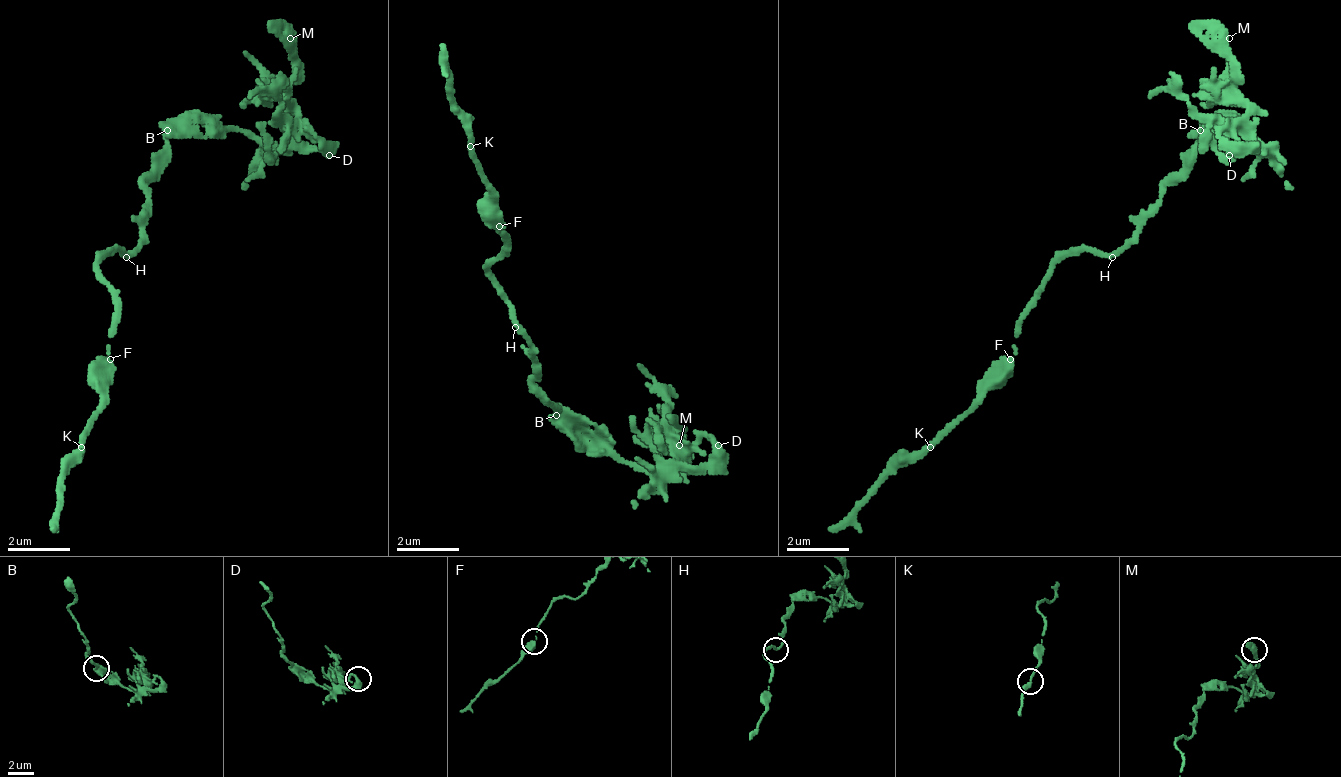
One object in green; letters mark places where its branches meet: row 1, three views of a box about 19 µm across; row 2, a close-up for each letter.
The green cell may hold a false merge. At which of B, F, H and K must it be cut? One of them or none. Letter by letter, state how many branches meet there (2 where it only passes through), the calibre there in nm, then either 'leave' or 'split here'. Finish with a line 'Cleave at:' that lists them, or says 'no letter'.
B: branches 2; calibre 340 nm; split here
F: branches 2; calibre 320 nm; leave
H: branches 2; calibre 150 nm; leave
K: branches 2; calibre 200 nm; leave
Cleave at: B

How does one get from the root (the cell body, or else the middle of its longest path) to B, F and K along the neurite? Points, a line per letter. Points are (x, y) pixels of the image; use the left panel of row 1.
B: (126, 249), (133, 249), (141, 241), (141, 179), (157, 163), (157, 155), (165, 148), (165, 132)
F: (126, 249), (118, 249), (102, 265), (102, 280), (110, 288), (110, 359)
K: (126, 249), (118, 249), (102, 265), (102, 280), (110, 288), (110, 398), (94, 413), (87, 437), (79, 445)

